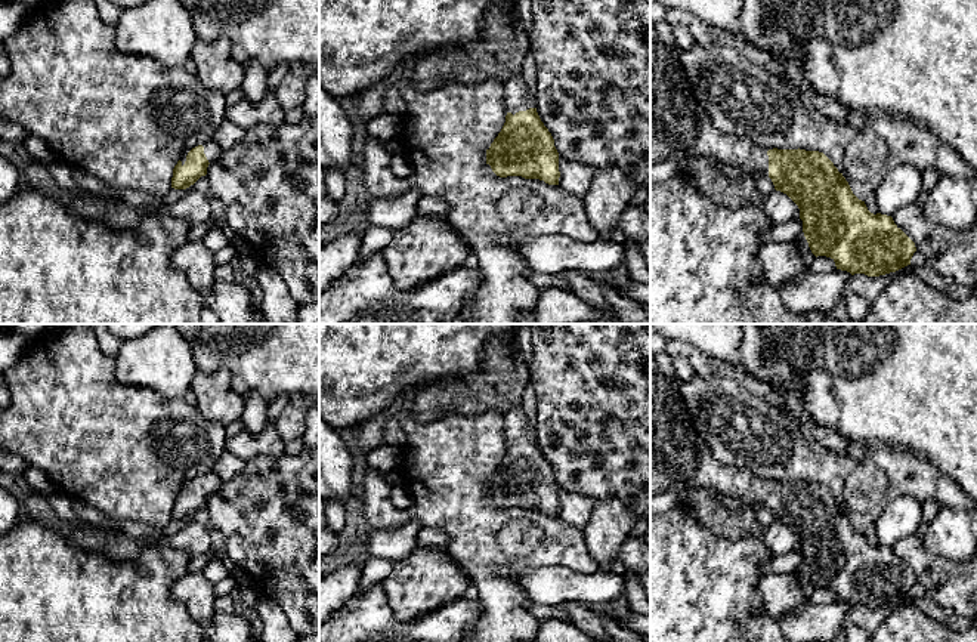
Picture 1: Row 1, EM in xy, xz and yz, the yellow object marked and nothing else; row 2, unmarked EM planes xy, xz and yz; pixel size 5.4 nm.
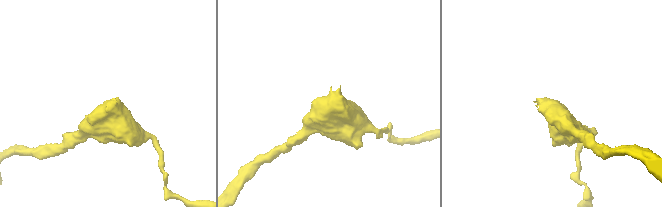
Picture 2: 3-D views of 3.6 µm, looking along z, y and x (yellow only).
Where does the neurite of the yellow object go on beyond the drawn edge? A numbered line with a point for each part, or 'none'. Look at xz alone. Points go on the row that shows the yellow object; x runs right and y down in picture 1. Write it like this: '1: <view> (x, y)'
1: xz (516, 99)

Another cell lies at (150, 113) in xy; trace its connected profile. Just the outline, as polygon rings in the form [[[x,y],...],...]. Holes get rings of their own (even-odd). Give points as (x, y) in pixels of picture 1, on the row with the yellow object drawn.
[[[49,0],[34,9],[35,13],[10,38],[1,43],[10,62],[10,72],[0,77],[0,118],[9,118],[30,133],[37,135],[47,143],[56,158],[69,167],[77,167],[98,178],[117,194],[121,191],[168,192],[177,161],[188,155],[192,148],[213,139],[214,130],[226,118],[225,95],[204,87],[195,74],[183,65],[166,67],[149,56],[120,52],[114,44],[115,25],[102,21],[95,0]]]

